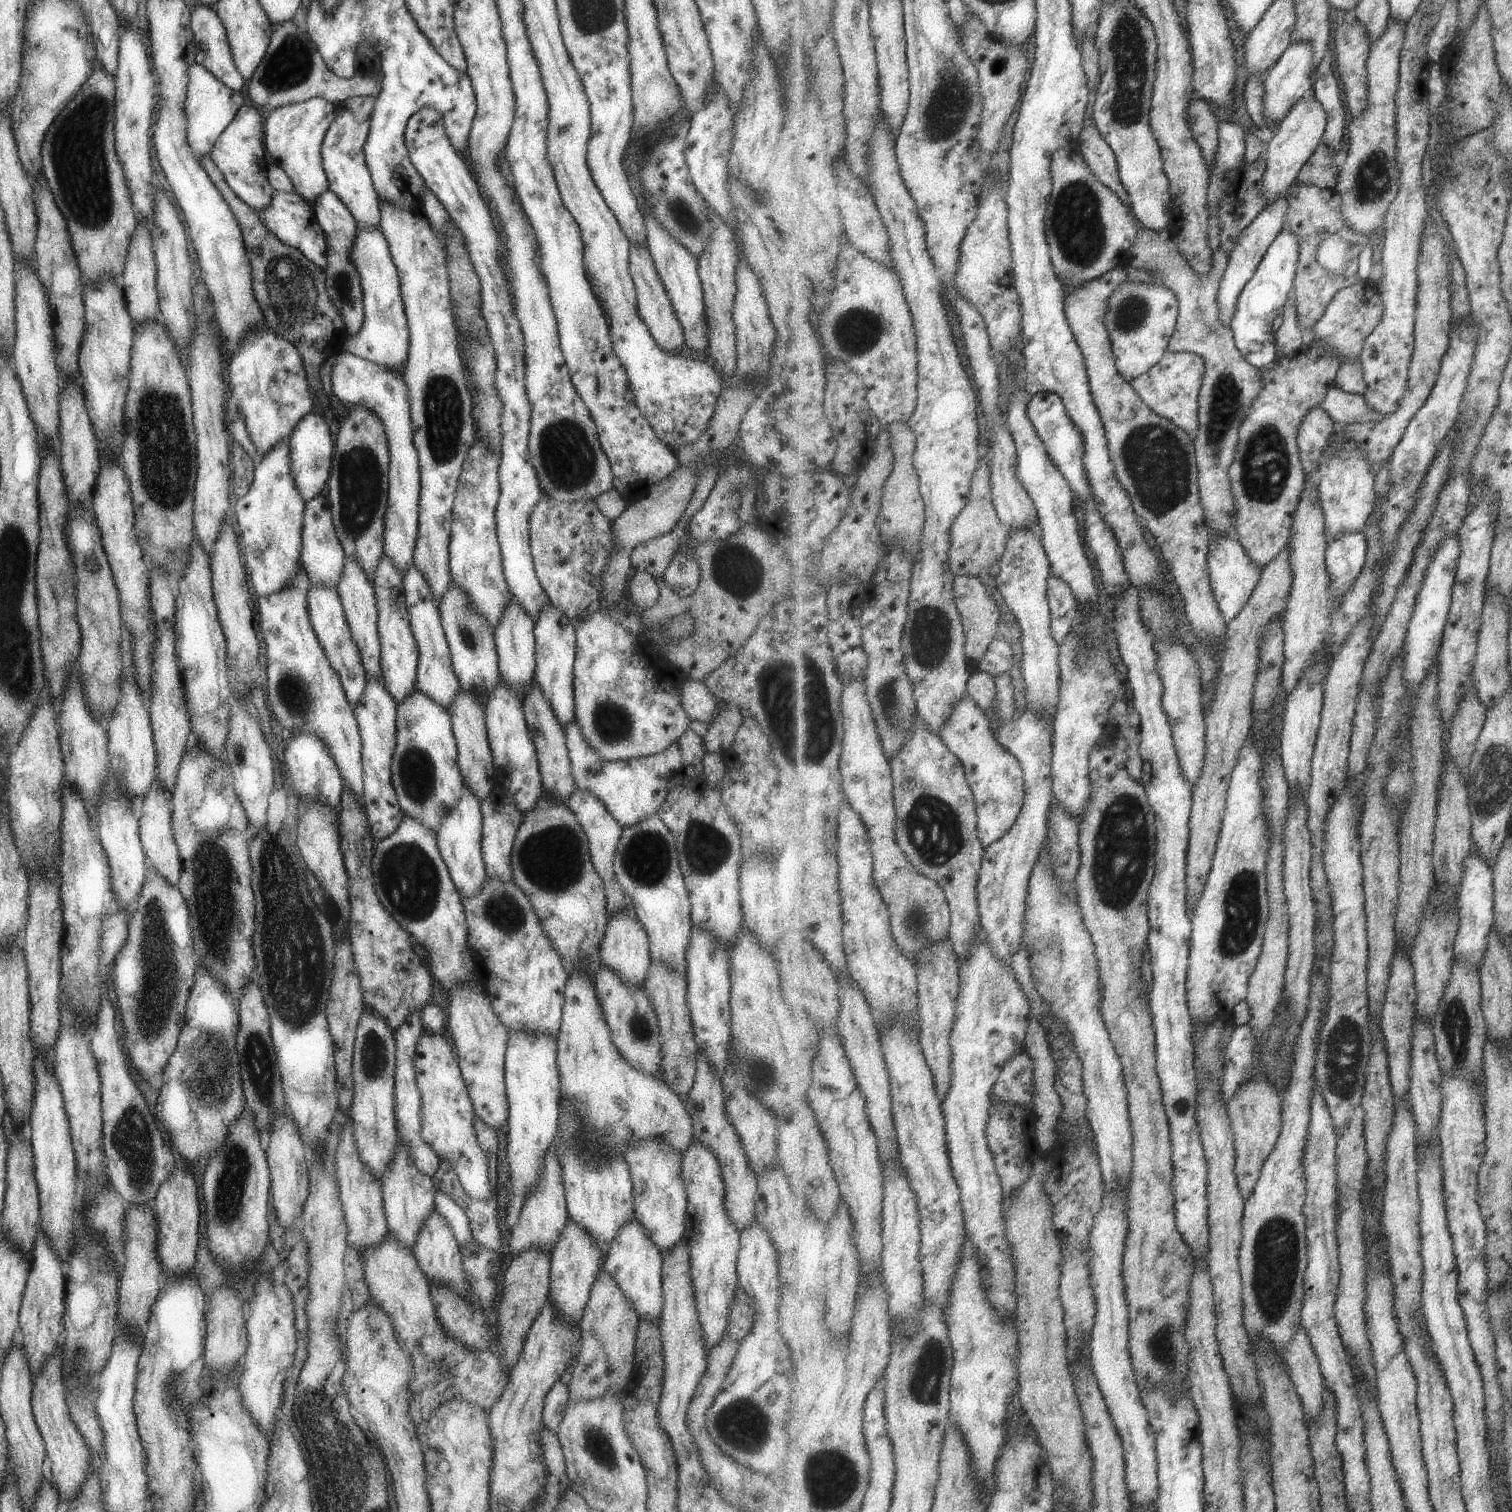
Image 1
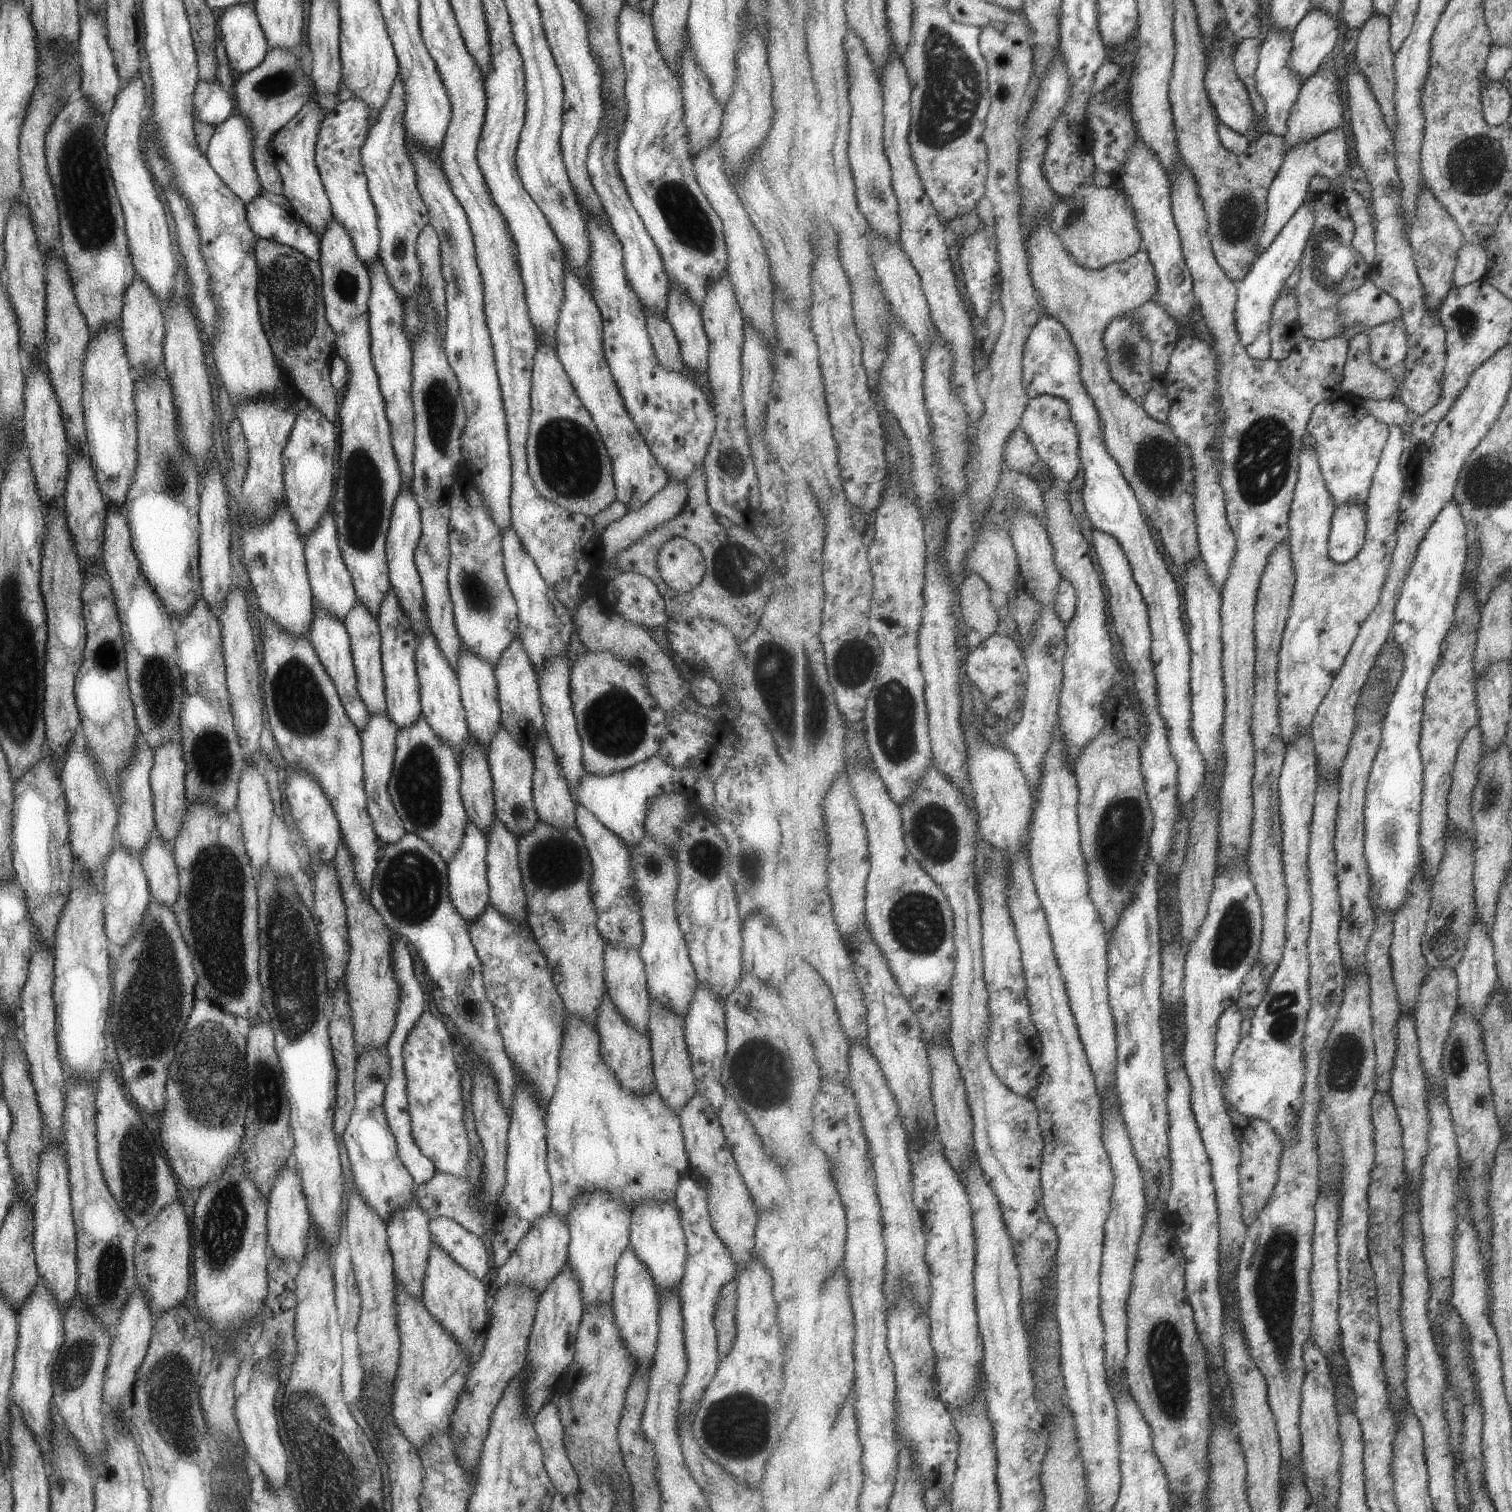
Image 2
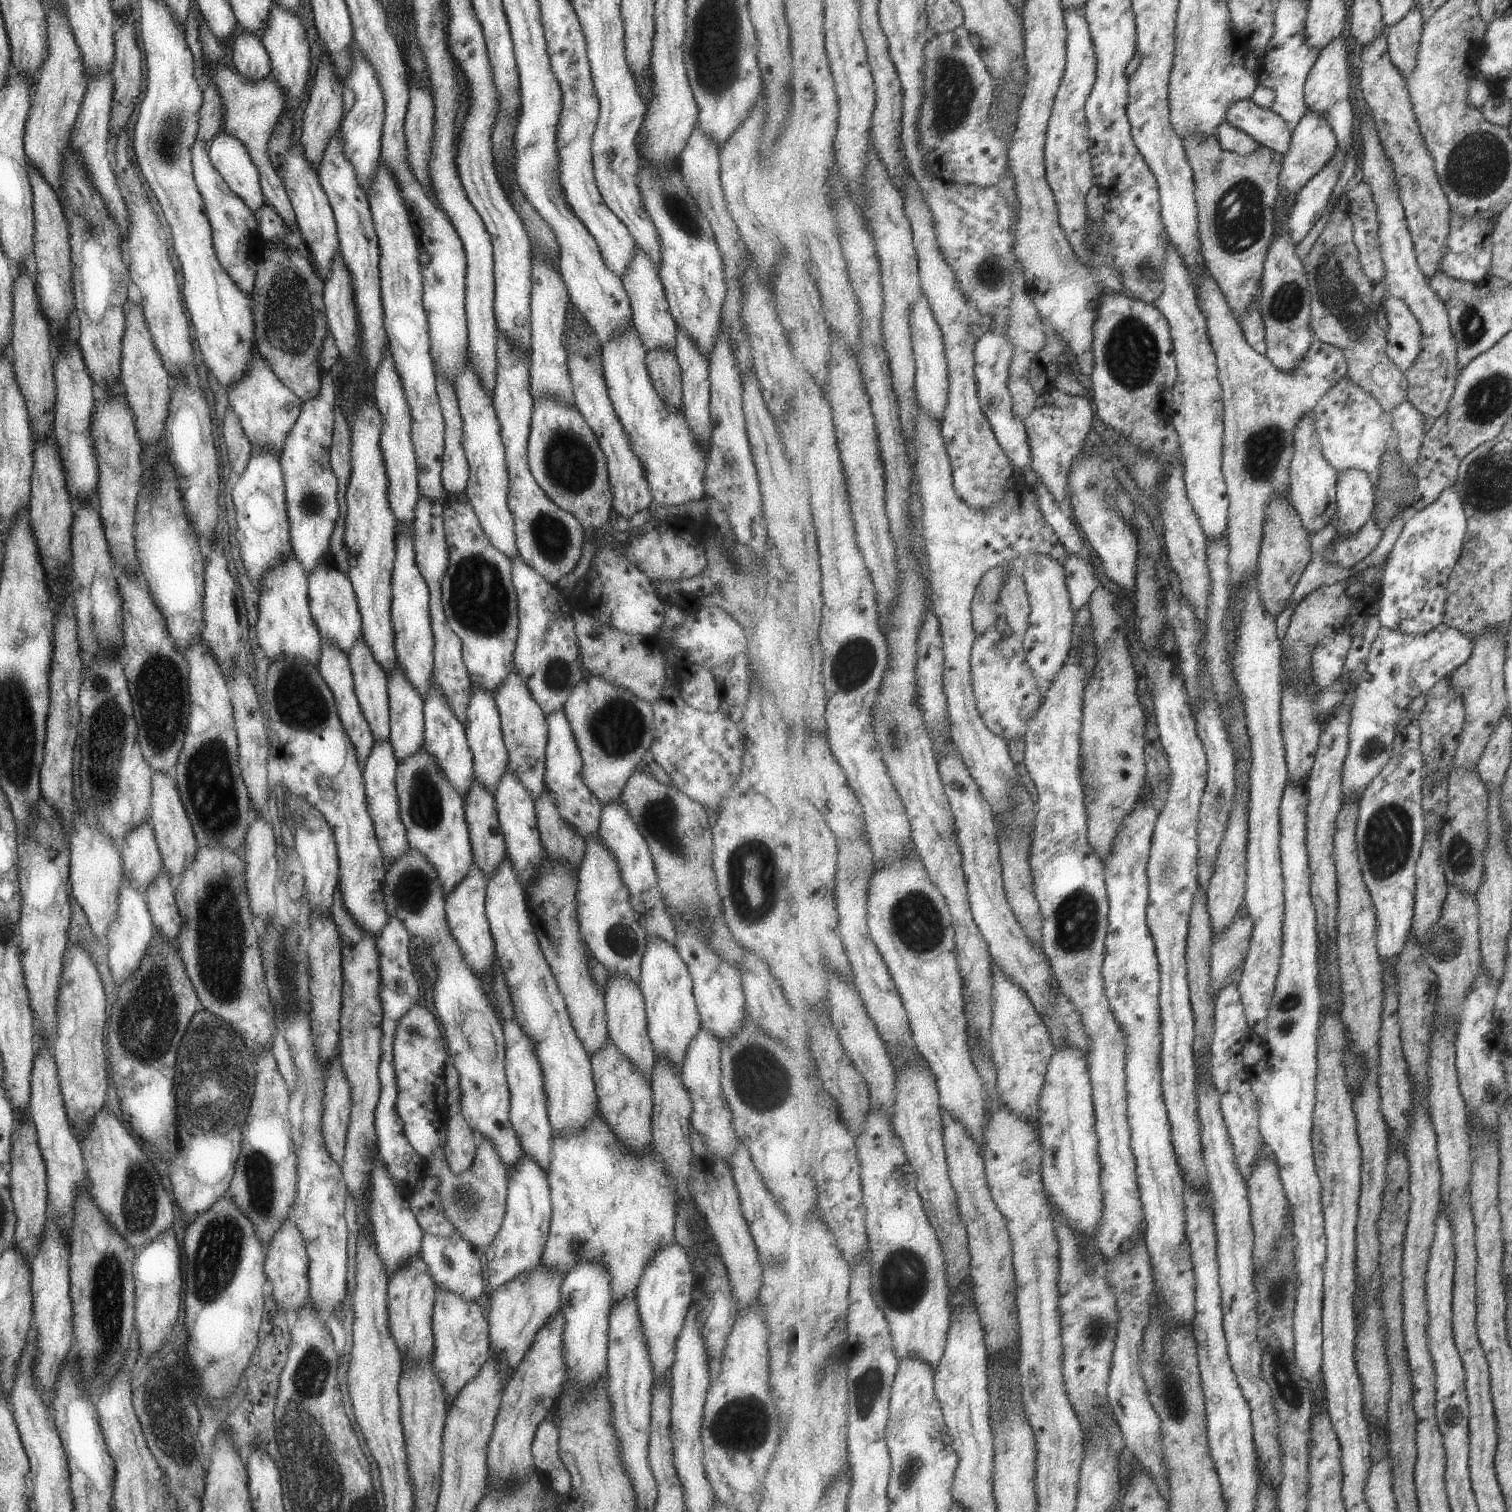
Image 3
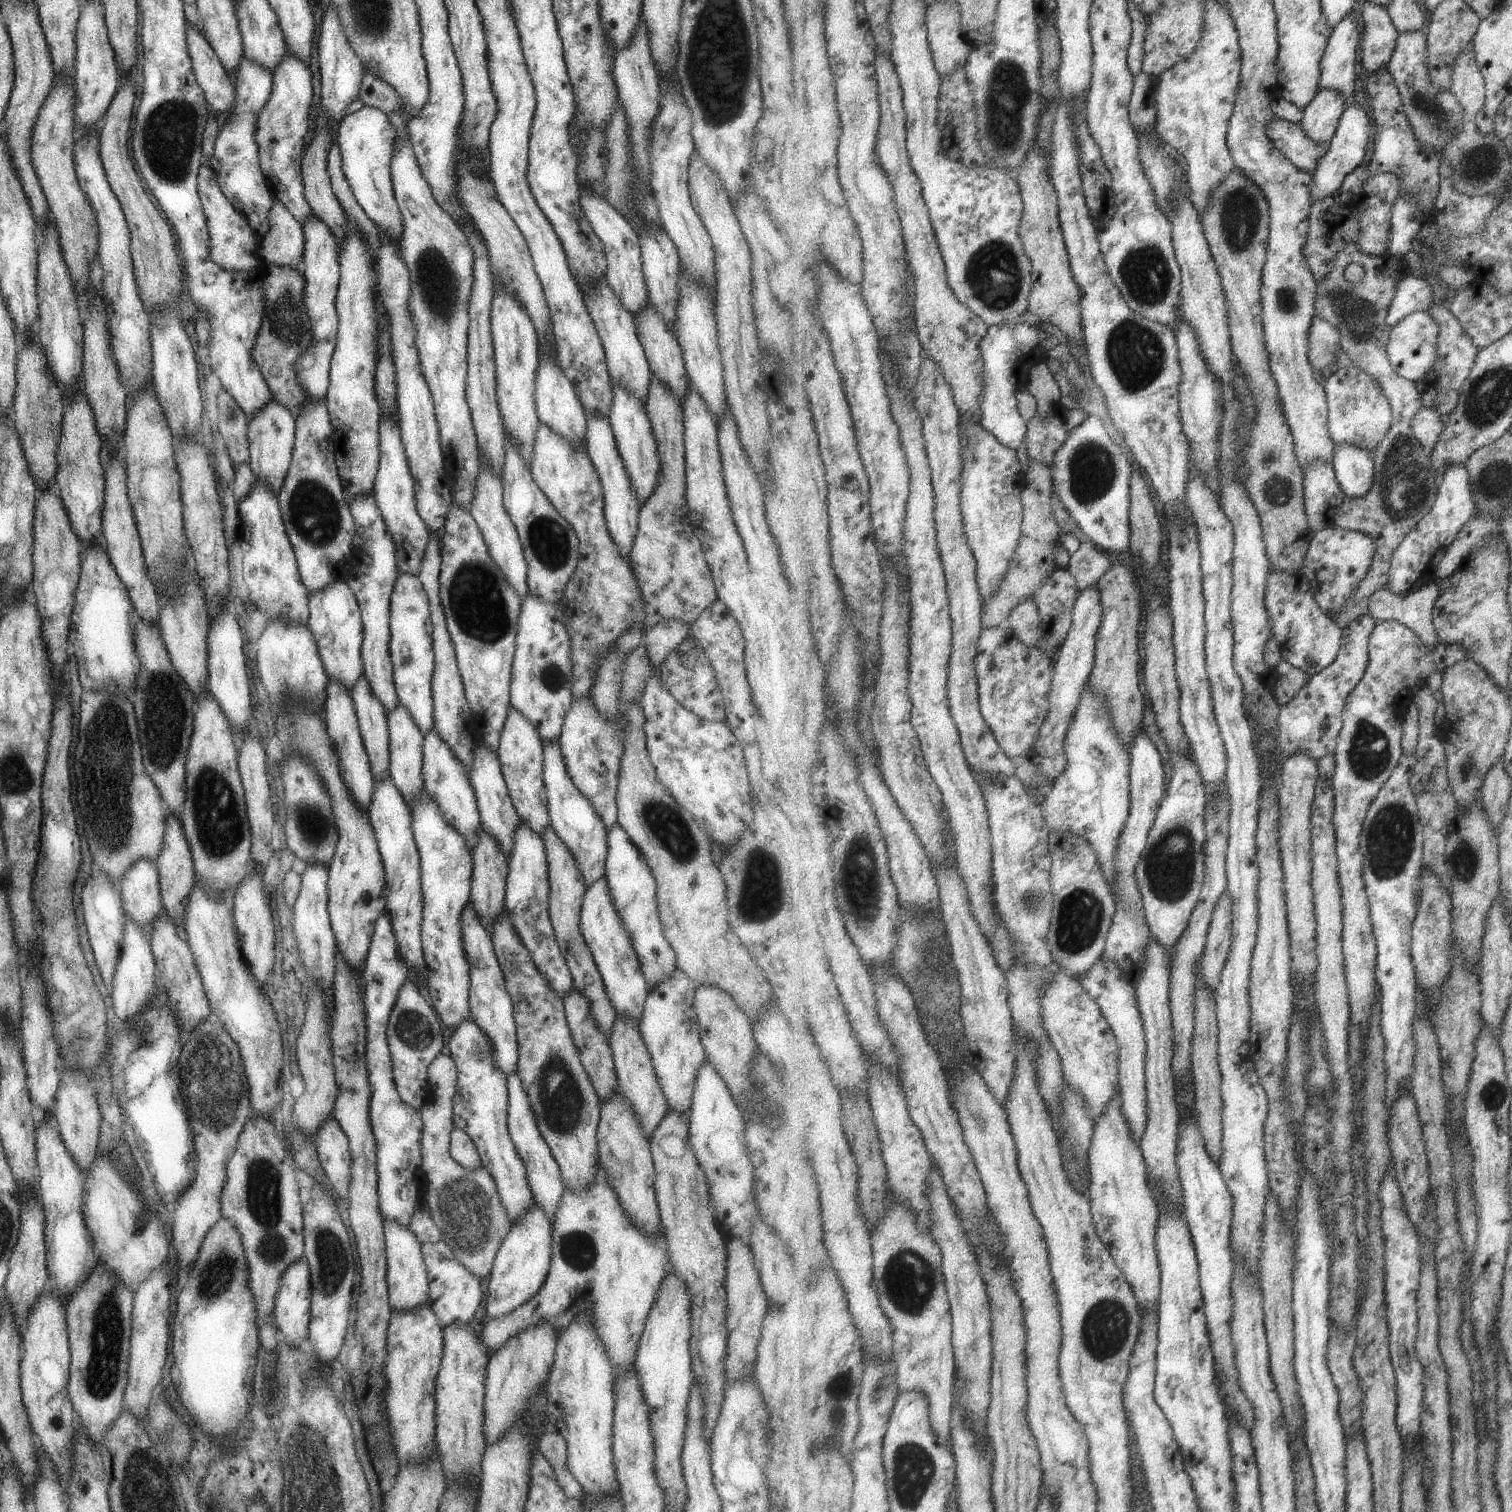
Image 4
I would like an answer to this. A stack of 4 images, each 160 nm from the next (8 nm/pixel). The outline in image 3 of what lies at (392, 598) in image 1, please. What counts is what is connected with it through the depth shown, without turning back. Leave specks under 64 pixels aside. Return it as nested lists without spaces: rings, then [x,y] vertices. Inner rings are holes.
[[[396,666],[387,675],[386,689],[388,692],[388,725],[390,728],[387,740],[393,747],[393,754],[398,761],[411,756],[424,744],[424,718],[422,713],[422,698],[409,684],[404,672]]]

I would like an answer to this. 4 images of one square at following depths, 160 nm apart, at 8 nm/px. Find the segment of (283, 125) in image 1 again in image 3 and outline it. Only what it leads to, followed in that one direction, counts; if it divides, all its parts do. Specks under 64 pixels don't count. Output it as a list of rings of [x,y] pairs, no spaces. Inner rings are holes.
[[[292,147],[283,155],[282,163],[276,170],[277,176],[283,183],[285,192],[294,210],[296,226],[301,233],[304,252],[313,266],[313,270],[325,280],[330,269],[334,252],[338,251],[338,234],[335,219],[323,192],[316,172],[309,166],[303,153],[293,150]]]

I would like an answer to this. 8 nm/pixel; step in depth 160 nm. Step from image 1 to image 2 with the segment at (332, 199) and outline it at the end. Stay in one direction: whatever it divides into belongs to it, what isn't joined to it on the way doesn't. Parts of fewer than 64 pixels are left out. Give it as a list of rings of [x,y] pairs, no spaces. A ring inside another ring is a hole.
[[[332,216],[319,238],[317,262],[321,271],[325,318],[336,336],[334,354],[344,359],[348,374],[339,408],[337,471],[332,492],[336,541],[357,600],[375,617],[390,589],[385,539],[392,506],[402,484],[390,443],[385,403],[370,353],[367,310],[370,278],[366,264],[355,254],[348,232]]]

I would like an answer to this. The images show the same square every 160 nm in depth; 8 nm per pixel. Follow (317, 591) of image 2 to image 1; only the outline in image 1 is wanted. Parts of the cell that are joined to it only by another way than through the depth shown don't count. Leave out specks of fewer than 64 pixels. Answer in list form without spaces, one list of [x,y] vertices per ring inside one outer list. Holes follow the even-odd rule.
[[[323,494],[311,496],[309,500],[304,501],[300,536],[301,545],[299,561],[302,568],[307,572],[310,585],[325,584],[325,586],[337,587],[337,580],[339,580],[341,568],[343,568],[344,553],[333,531],[329,502]]]

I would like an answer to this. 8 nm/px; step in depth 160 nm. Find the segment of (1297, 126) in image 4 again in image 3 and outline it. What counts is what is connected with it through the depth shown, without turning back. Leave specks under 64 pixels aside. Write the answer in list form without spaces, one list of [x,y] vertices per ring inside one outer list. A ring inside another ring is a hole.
[[[1252,99],[1236,102],[1229,109],[1227,121],[1284,157],[1290,151],[1293,131],[1289,123],[1274,110],[1264,109]]]

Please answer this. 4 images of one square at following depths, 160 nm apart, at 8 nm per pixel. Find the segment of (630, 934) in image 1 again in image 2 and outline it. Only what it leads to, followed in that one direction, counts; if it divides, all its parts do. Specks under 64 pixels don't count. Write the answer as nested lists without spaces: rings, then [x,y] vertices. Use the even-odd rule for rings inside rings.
[[[609,943],[603,949],[603,980],[606,995],[612,1000],[616,1011],[637,1032],[647,1032],[648,1008],[650,998],[647,992],[646,974],[643,963],[639,958],[638,951],[615,947]]]

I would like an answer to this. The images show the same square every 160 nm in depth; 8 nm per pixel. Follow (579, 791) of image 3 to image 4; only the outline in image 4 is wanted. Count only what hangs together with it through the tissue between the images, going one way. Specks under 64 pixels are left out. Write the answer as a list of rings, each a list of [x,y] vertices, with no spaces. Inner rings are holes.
[[[558,740],[543,743],[542,746],[543,780],[547,797],[549,826],[555,831],[559,840],[573,855],[578,871],[581,873],[584,887],[592,885],[604,876],[607,856],[606,830],[601,819],[593,810],[591,803],[575,788],[567,774],[563,755]]]

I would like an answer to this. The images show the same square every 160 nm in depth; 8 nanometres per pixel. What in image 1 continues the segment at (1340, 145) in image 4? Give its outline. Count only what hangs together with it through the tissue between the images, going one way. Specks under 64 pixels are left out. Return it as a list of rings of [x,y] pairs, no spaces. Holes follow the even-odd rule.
[[[1284,230],[1277,236],[1268,255],[1257,268],[1256,276],[1245,286],[1237,304],[1237,316],[1233,318],[1231,329],[1237,349],[1253,367],[1265,369],[1277,359],[1276,333],[1284,324],[1285,308],[1294,291],[1297,277],[1297,264],[1300,260],[1300,241],[1297,234]]]

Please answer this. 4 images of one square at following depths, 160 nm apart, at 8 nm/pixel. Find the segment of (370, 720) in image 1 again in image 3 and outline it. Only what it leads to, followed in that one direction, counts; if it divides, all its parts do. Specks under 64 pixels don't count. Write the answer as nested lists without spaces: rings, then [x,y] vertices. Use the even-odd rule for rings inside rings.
[[[385,740],[374,742],[371,752],[361,766],[367,812],[371,817],[380,851],[387,863],[393,862],[393,859],[397,859],[408,849],[406,830],[399,818],[398,796],[395,786],[397,763],[393,747],[388,740]]]

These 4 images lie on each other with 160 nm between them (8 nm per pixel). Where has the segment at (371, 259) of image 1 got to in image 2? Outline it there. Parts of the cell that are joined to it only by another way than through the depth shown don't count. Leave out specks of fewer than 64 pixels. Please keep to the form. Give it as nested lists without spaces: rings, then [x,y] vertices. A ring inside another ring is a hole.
[[[379,260],[366,265],[370,278],[370,295],[367,299],[370,353],[378,378],[378,387],[385,403],[385,416],[390,426],[390,443],[400,470],[400,483],[409,485],[413,474],[414,414],[410,395],[411,341],[404,331],[402,300],[389,284],[384,266]]]

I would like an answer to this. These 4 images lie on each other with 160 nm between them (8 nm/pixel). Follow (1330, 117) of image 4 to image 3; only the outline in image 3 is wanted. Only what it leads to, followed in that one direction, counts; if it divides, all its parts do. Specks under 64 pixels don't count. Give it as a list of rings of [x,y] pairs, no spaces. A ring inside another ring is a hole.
[[[1309,109],[1295,127],[1292,146],[1283,160],[1280,188],[1281,193],[1286,196],[1286,200],[1287,198],[1297,198],[1300,190],[1328,166],[1335,152],[1339,150],[1337,146],[1339,146],[1338,136],[1334,133],[1328,118],[1313,109]]]

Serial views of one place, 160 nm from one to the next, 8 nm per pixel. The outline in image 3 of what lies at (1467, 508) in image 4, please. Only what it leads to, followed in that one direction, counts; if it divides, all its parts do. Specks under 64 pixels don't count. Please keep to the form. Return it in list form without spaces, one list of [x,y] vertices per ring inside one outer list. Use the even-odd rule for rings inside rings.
[[[1455,485],[1446,488],[1440,498],[1432,505],[1410,514],[1405,528],[1386,562],[1381,586],[1380,611],[1378,612],[1383,627],[1400,630],[1410,635],[1418,635],[1432,631],[1444,623],[1450,576],[1464,552],[1464,540],[1468,534],[1468,526],[1464,501]]]

